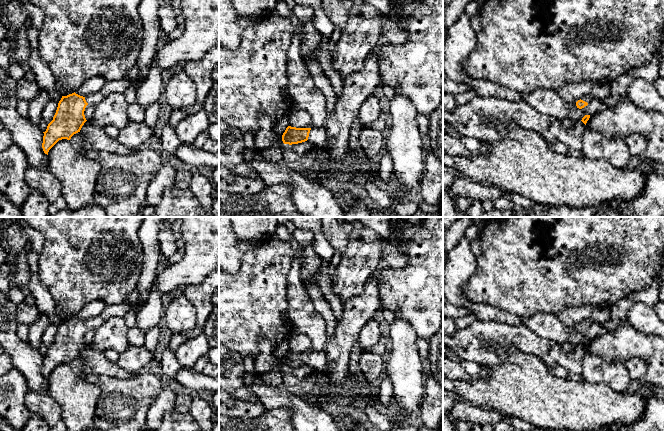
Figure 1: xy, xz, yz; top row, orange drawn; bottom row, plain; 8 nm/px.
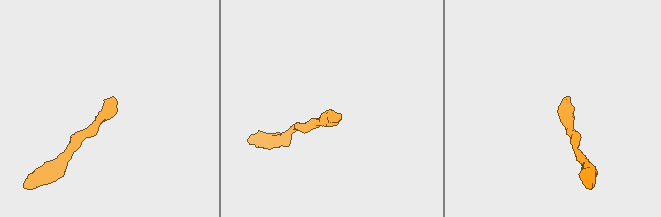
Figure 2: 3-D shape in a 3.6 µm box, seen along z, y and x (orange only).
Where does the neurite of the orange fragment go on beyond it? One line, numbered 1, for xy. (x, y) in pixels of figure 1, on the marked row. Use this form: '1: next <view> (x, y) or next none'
1: next xy (120, 86)

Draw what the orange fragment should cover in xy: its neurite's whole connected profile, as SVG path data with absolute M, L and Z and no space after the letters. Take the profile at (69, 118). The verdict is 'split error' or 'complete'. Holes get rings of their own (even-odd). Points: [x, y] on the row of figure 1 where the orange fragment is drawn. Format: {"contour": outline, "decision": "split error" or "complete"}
{"contour": "M120 79L106 81L103 87L96 93L86 97L75 92L67 96L62 96L58 103L53 120L48 124L43 136L42 148L48 155L49 150L62 139L70 140L71 137L80 132L82 126L87 121L84 115L88 104L97 105L110 93L123 94L130 86L137 85L137 80Z", "decision": "split error"}

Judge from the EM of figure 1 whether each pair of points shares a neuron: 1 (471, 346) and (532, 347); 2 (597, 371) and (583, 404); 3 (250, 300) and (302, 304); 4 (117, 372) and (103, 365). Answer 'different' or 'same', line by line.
1: same
2: different
3: different
4: same

